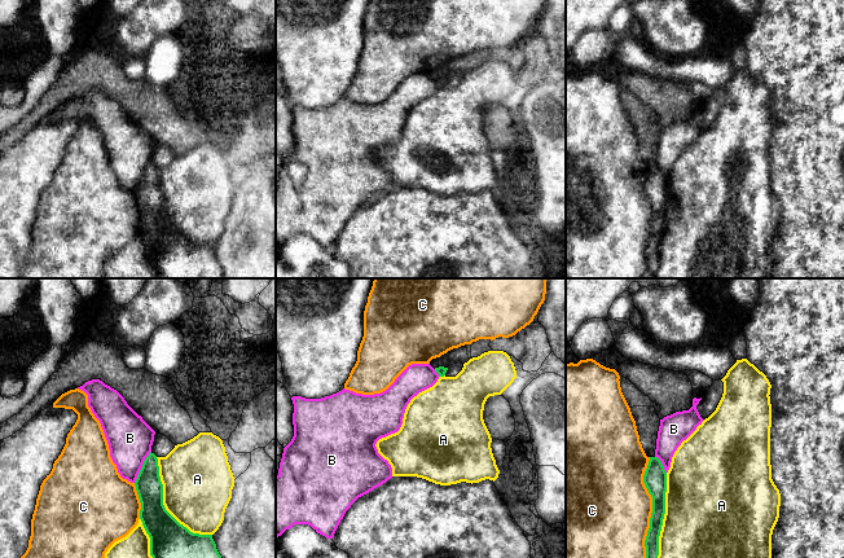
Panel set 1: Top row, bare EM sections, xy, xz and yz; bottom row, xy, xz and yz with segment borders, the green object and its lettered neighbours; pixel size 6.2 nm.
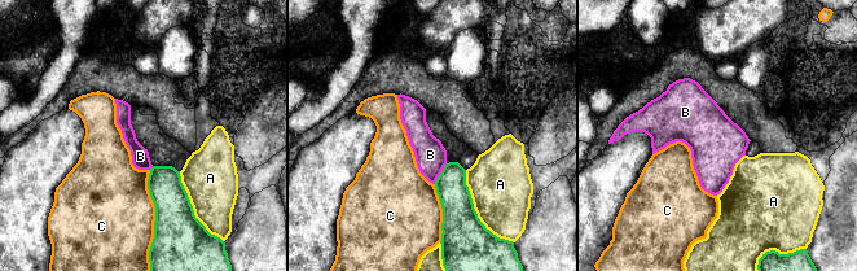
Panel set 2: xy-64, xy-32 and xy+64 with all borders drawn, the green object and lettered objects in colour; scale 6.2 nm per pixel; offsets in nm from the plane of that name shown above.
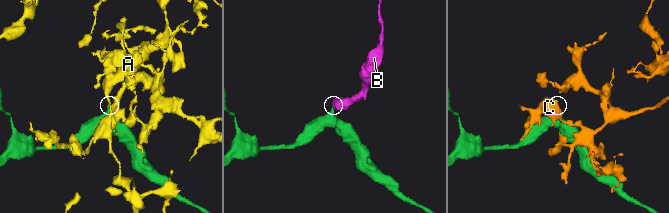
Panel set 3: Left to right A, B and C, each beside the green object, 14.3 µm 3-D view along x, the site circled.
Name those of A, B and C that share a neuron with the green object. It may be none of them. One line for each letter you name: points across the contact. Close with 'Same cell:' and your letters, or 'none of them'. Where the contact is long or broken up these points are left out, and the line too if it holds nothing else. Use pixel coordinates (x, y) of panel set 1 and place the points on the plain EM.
Same cell: none of them

